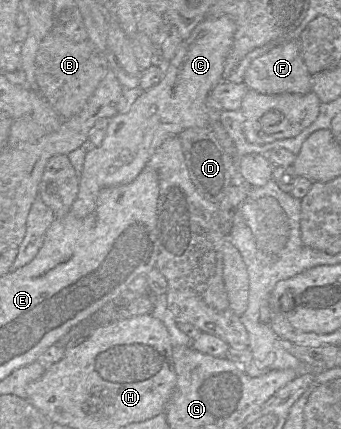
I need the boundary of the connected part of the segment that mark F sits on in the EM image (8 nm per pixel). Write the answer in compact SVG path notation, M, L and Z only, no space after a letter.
M299 40L286 41L253 59L244 74L243 83L249 90L267 95L306 94L311 91L311 75L303 61Z

